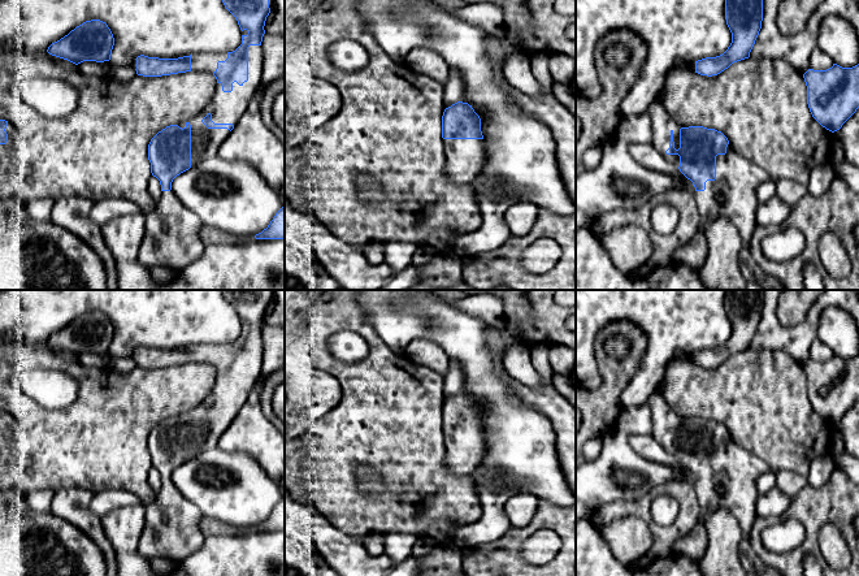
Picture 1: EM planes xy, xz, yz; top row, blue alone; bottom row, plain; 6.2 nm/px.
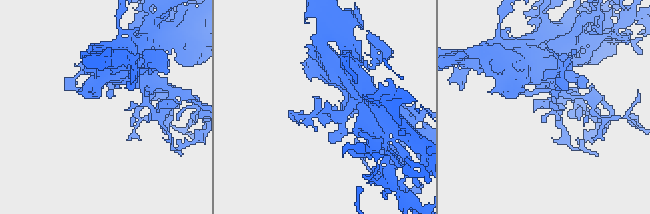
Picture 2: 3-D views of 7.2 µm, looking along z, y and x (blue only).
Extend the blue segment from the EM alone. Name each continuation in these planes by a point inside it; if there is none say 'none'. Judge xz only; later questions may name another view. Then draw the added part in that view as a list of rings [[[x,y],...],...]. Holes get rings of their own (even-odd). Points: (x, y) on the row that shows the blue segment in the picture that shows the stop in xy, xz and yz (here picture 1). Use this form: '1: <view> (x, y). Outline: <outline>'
1: xz (464, 157). Outline: [[[443,139],[446,173],[452,183],[468,183],[486,164],[485,139]]]

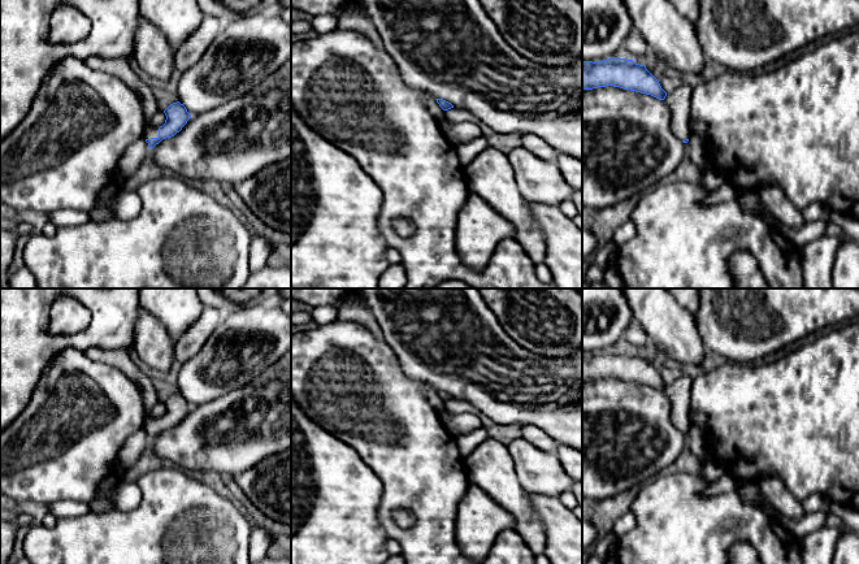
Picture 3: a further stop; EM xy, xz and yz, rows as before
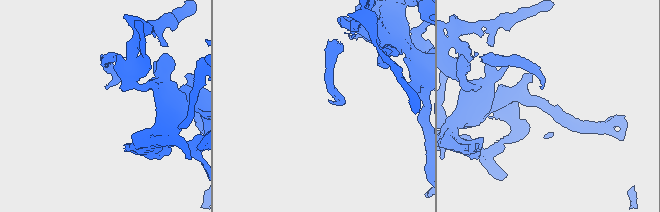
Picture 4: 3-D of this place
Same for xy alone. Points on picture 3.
1: xy (118, 66). Outline: [[[90,57],[84,60],[86,65],[94,70],[100,70],[108,73],[113,77],[120,78],[129,87],[131,87],[142,100],[144,110],[144,130],[143,138],[159,138],[159,127],[151,125],[152,116],[159,110],[157,103],[151,88],[143,83],[138,75],[134,73],[129,64],[127,57],[116,57],[116,58],[101,58],[101,57]]]

